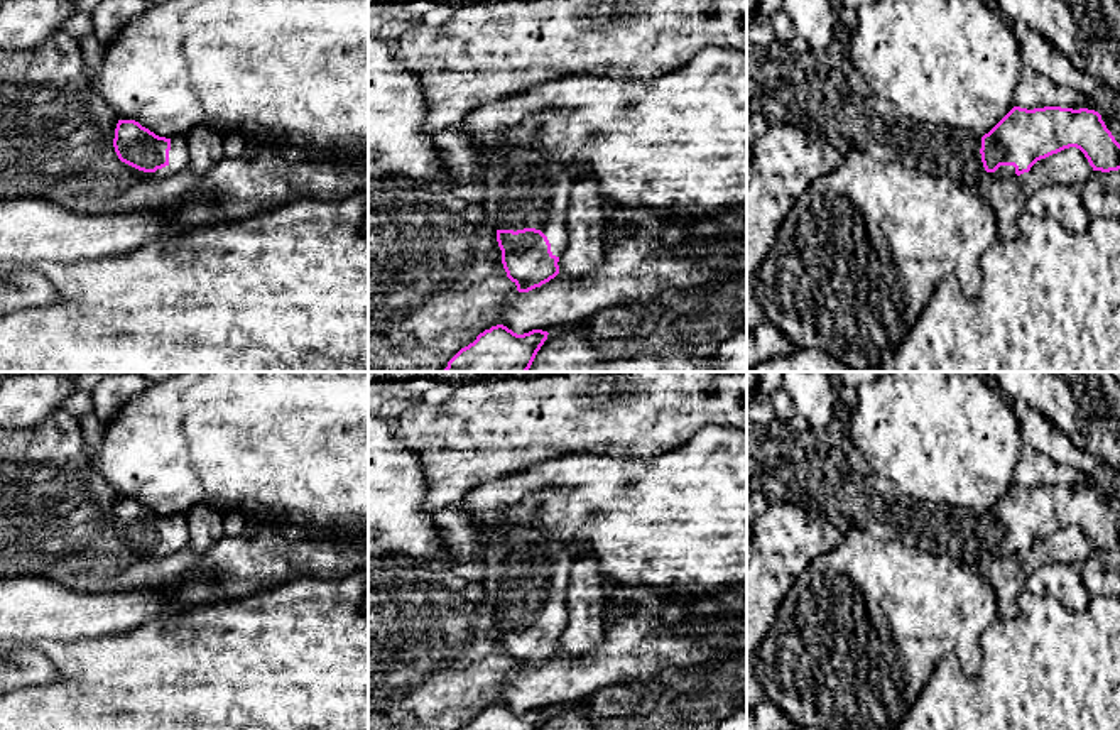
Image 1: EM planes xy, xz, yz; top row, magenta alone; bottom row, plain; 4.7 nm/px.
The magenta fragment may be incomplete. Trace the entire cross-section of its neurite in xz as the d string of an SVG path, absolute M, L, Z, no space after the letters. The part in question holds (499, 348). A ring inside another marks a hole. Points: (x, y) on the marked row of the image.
M503 324L492 326L461 348L443 372L527 372L547 335L542 330L517 335Z

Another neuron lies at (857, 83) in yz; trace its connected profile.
M850 64L843 68L848 88L858 93L863 98L873 96L872 88L865 81L865 78Z

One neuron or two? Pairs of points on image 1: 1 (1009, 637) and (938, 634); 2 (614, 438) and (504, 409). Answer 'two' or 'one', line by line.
1: two
2: one

